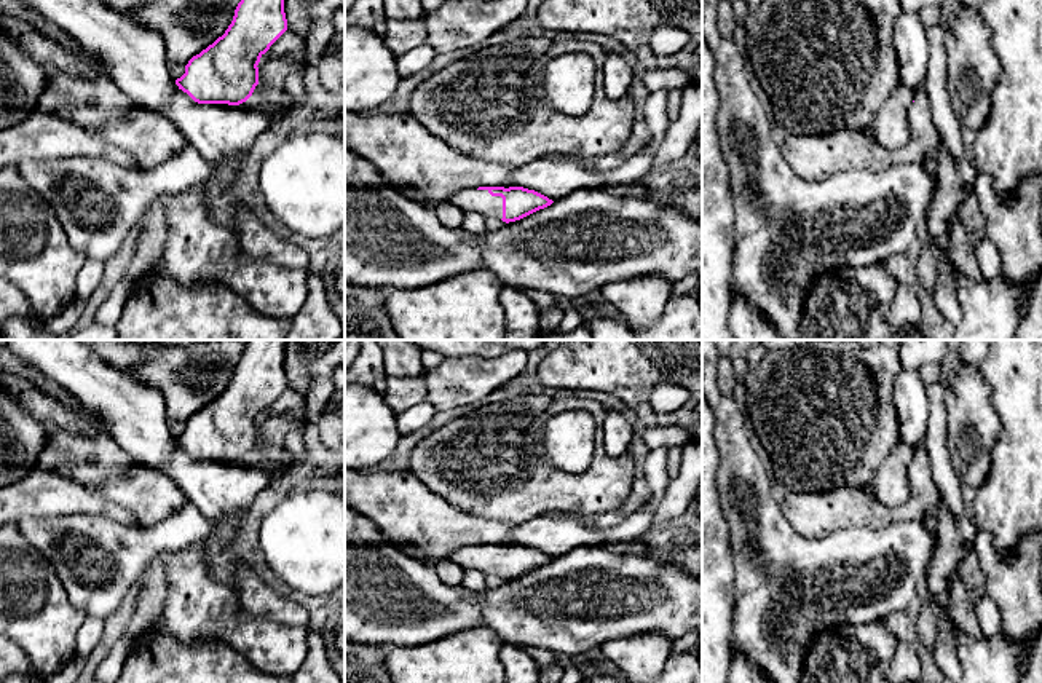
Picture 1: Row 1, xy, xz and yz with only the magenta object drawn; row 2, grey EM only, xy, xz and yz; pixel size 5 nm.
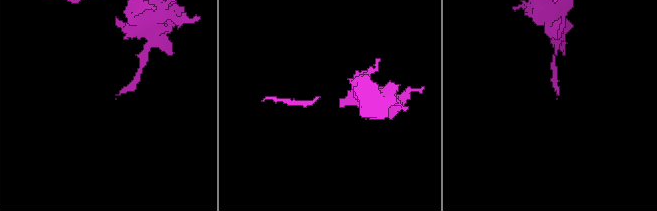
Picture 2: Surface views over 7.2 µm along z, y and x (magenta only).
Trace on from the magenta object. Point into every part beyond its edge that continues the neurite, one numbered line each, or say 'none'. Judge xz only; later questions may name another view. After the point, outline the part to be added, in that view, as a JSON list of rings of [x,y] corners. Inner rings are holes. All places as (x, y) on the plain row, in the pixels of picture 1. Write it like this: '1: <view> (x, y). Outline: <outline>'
1: xz (481, 559). Outline: [[[461,547],[455,554],[445,557],[458,563],[463,570],[476,570],[482,574],[503,576],[503,555],[491,554],[488,547]]]

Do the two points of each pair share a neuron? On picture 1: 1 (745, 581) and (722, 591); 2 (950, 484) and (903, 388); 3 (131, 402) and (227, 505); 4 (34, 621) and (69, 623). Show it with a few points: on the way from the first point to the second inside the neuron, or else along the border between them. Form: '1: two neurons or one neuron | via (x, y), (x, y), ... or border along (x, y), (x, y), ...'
1: two neurons | border along (730, 549), (733, 560), (733, 624)
2: two neurons | border along (929, 399), (929, 430), (923, 444)
3: one neuron | via (146, 430), (200, 481)
4: one neuron | via (42, 621), (61, 623)

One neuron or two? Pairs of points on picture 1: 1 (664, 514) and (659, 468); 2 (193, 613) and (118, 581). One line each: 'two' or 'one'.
1: two
2: two

